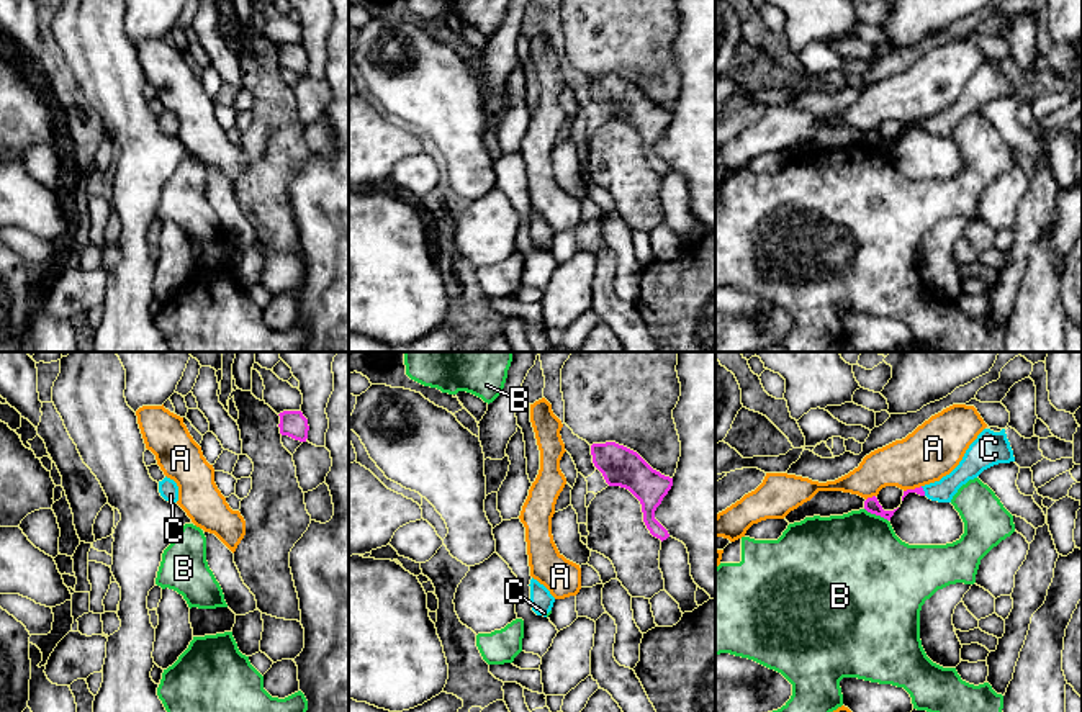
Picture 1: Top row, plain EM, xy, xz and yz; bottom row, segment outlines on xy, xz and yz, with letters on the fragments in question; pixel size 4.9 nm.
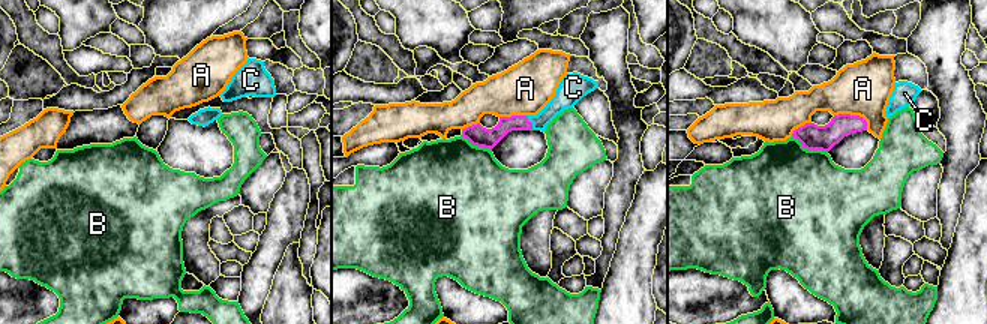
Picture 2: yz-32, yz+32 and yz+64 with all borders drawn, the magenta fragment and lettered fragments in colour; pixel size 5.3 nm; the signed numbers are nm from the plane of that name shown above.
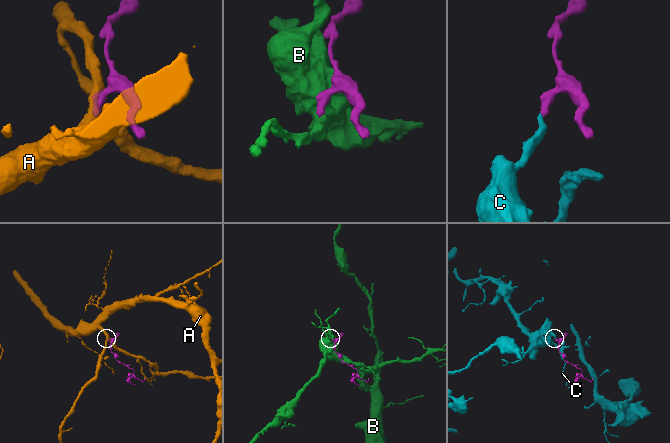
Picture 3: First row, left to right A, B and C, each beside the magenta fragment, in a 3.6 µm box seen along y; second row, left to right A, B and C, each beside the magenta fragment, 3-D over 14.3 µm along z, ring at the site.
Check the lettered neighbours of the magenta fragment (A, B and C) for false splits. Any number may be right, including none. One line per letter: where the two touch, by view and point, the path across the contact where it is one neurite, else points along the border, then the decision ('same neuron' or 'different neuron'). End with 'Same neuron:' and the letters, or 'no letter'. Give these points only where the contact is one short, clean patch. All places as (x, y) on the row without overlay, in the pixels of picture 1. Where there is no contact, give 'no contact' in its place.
A: yz (870, 131) | different neuron
B: yz (876, 148) | different neuron
C: yz (924, 125) | across yz (920, 125), (924, 125), (942, 125), (968, 102) | same neuron
Same neuron: C

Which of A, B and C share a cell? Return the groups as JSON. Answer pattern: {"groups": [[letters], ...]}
{"groups": [["A"], ["B"], ["C"]]}

